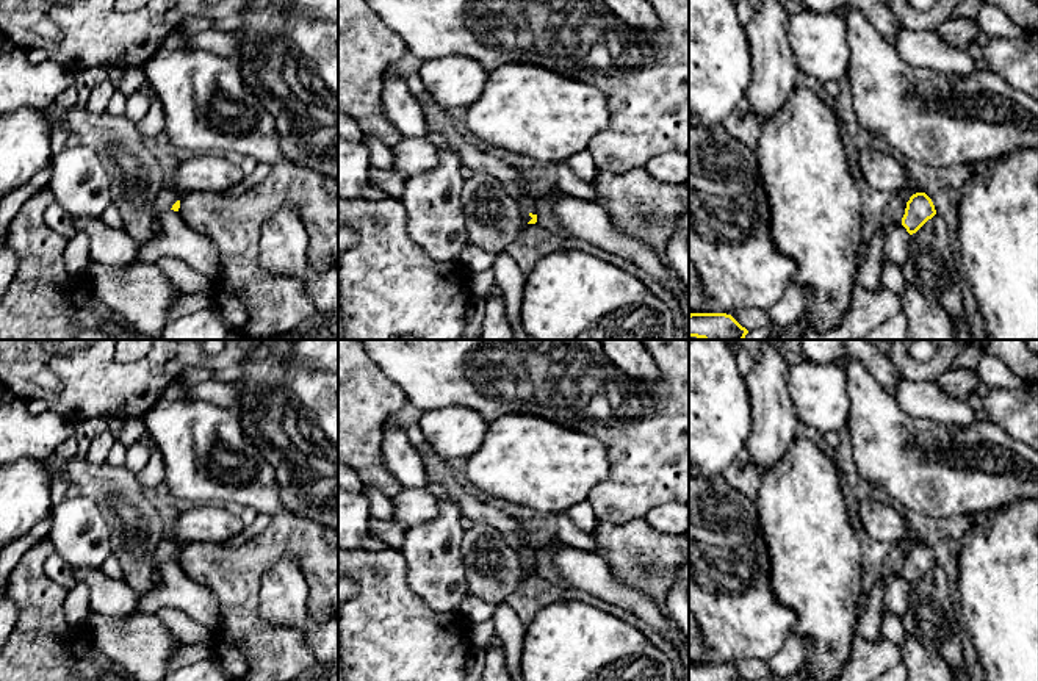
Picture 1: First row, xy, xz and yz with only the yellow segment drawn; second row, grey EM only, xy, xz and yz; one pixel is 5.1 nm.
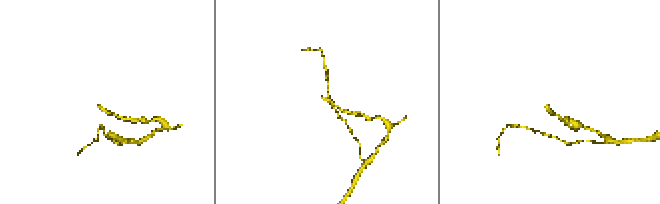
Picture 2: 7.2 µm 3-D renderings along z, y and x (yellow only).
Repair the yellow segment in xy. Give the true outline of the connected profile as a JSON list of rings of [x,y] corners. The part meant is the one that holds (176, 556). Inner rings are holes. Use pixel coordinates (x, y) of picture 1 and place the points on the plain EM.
[[[166,537],[160,542],[157,553],[155,553],[155,562],[158,565],[174,560],[178,562],[180,559],[180,545],[177,542],[168,540]]]

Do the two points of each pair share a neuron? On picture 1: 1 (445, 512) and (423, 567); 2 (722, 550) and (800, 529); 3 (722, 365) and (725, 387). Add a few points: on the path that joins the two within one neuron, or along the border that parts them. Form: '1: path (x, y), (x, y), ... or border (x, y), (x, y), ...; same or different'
1: path (445, 526), (445, 533), (434, 553); same
2: border (755, 503), (766, 542), (771, 575); different
3: path (722, 370), (722, 382); same

